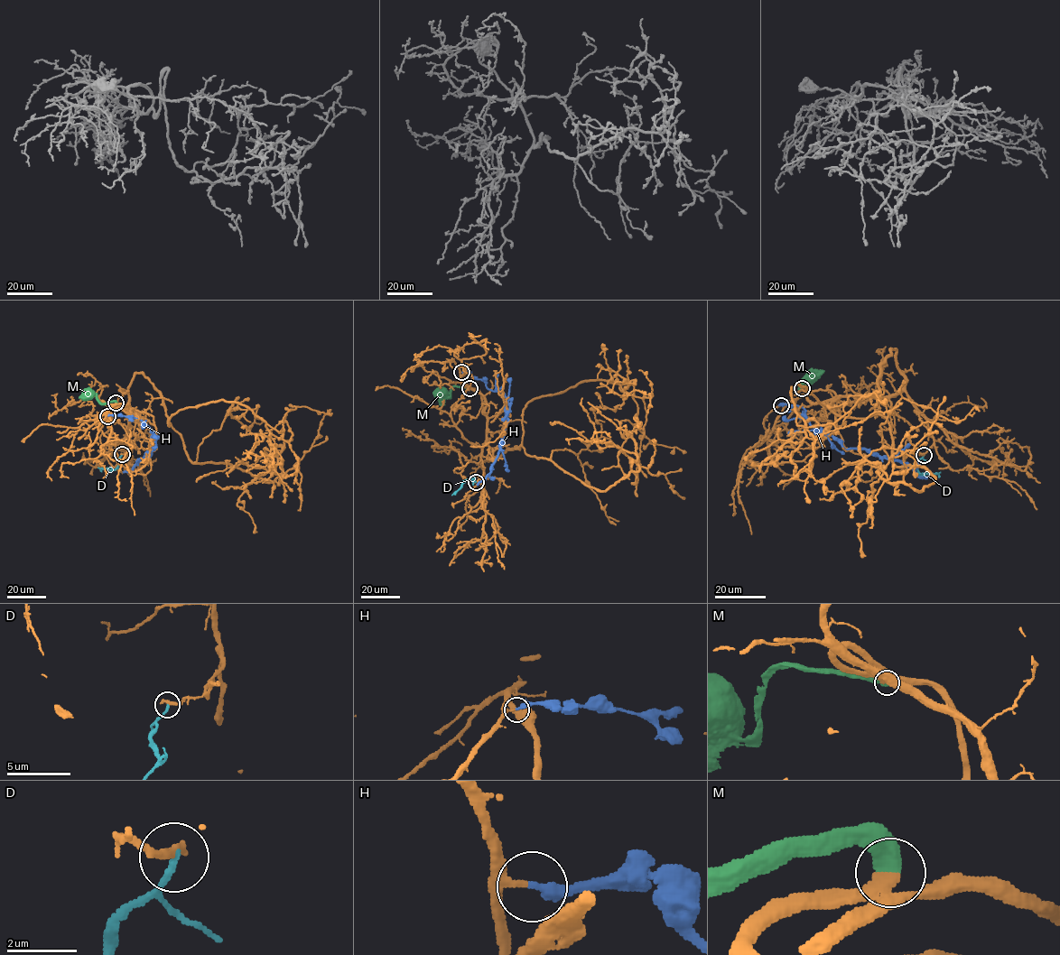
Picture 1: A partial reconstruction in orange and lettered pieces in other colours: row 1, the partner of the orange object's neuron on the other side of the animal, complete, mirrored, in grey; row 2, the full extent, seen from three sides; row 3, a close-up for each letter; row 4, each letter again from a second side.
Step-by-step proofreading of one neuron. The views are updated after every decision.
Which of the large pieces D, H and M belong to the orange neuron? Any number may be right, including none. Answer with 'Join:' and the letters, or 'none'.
Join: M

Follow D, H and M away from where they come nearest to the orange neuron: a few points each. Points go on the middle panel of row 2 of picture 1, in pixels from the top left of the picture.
D: (475, 482), (474, 477), (465, 480), (451, 495)
H: (461, 372), (482, 379), (488, 389), (501, 391), (506, 398), (508, 421), (499, 452), (492, 470), (477, 485)
M: (469, 389), (453, 386), (448, 397), (437, 396), (432, 392)

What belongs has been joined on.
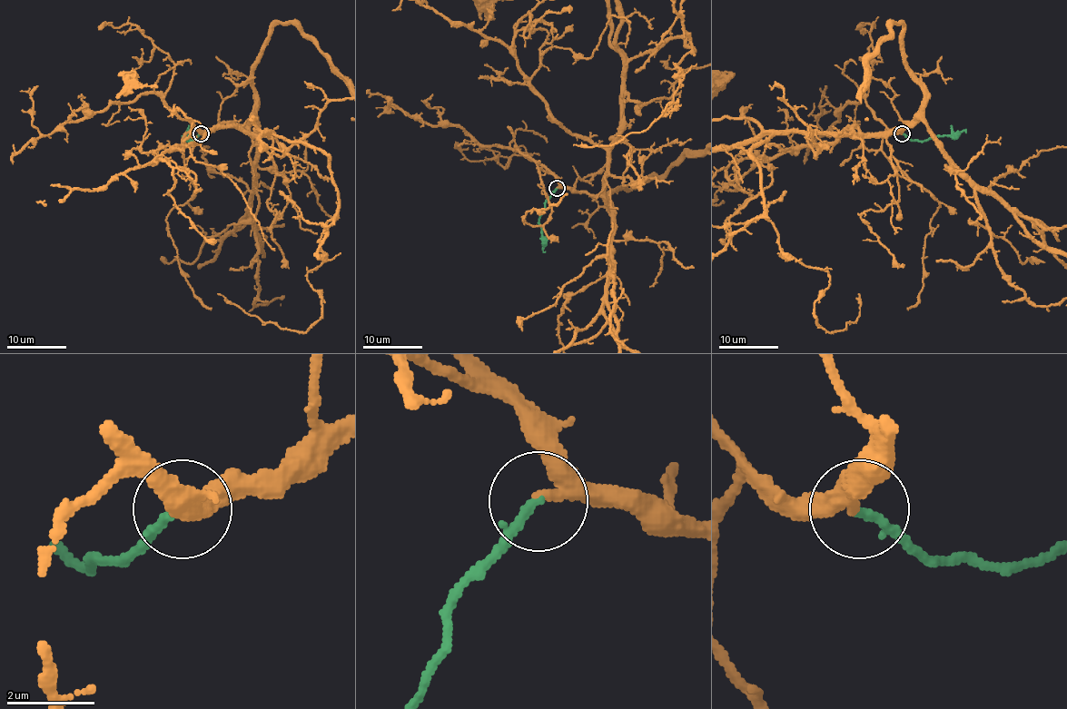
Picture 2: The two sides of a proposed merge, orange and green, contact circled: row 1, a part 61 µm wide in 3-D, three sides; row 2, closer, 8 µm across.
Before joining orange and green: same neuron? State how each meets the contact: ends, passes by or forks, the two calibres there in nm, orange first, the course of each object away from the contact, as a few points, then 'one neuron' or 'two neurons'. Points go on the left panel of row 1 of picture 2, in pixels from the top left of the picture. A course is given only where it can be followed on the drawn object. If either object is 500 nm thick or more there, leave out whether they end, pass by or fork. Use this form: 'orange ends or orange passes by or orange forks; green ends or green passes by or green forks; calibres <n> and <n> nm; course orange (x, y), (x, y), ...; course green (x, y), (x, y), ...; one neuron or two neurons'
orange passes by; green ends; calibres 280 and 200 nm; course green (202, 132), (192, 140), (186, 140), (183, 137), (186, 130), (190, 132); one neuron

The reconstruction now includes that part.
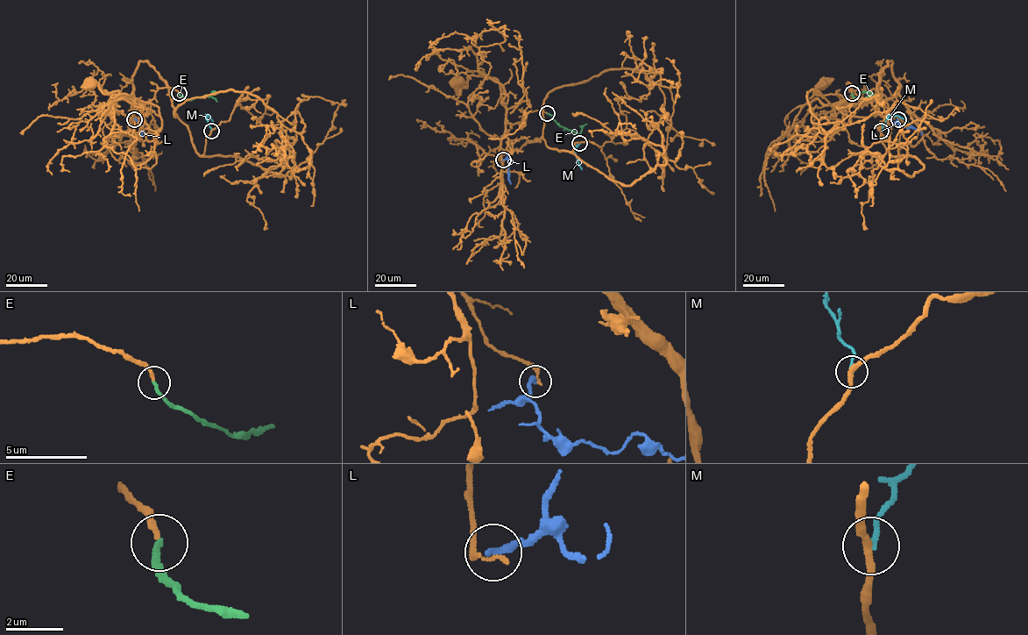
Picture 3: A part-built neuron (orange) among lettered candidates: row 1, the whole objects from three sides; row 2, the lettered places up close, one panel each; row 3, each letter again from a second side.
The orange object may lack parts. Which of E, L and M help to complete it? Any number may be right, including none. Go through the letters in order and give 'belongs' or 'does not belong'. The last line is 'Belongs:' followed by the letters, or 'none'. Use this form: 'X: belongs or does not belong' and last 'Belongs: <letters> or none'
E: belongs
L: does not belong
M: does not belong
Belongs: E

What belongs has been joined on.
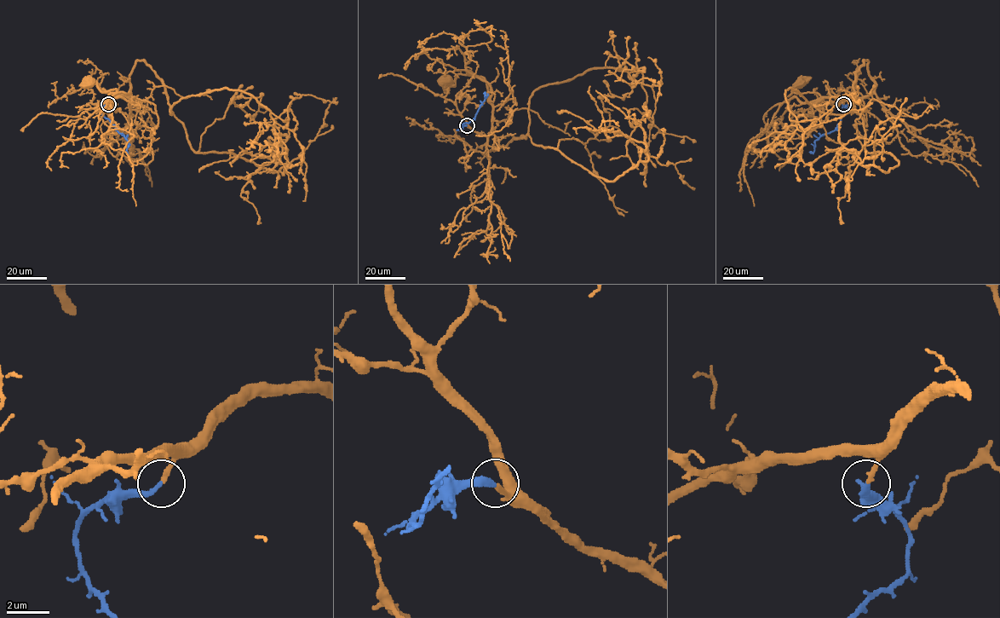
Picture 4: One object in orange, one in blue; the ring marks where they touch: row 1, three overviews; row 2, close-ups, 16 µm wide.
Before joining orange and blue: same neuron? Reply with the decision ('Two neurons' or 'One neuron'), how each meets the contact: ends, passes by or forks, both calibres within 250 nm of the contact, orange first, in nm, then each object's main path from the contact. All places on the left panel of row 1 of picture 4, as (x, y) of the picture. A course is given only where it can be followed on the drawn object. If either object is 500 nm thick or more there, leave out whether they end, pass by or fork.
One neuron. At the ring orange ends. At the ring blue ends. Thickness 220 nm (orange) against 280 nm. Course of orange: (108, 104), (117, 95), (134, 97), (129, 92), (117, 92), (115, 89), (102, 91), (95, 83), (86, 83). Course of blue: (108, 104), (104, 105), (100, 112), (129, 142), (127, 152)

